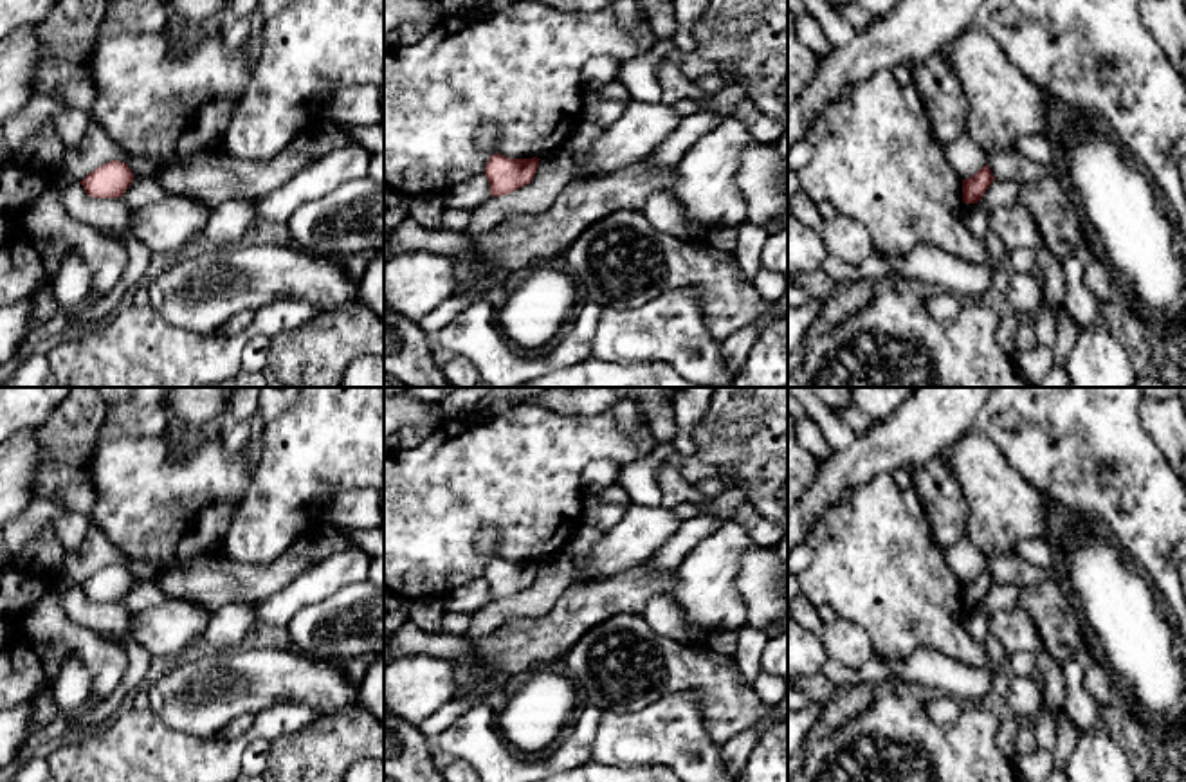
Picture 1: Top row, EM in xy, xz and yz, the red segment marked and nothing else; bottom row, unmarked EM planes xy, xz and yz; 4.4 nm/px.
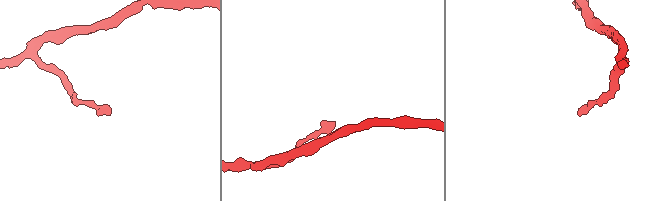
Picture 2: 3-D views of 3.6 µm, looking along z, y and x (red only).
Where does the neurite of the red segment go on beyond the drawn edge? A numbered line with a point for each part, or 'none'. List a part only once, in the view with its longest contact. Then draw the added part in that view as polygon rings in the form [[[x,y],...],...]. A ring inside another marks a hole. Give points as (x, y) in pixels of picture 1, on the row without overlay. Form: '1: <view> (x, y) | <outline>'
none

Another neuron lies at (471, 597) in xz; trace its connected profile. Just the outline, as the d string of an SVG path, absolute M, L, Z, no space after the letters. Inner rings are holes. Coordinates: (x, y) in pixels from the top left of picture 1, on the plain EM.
M479 577L442 598L445 613L472 614L490 602L485 577Z

